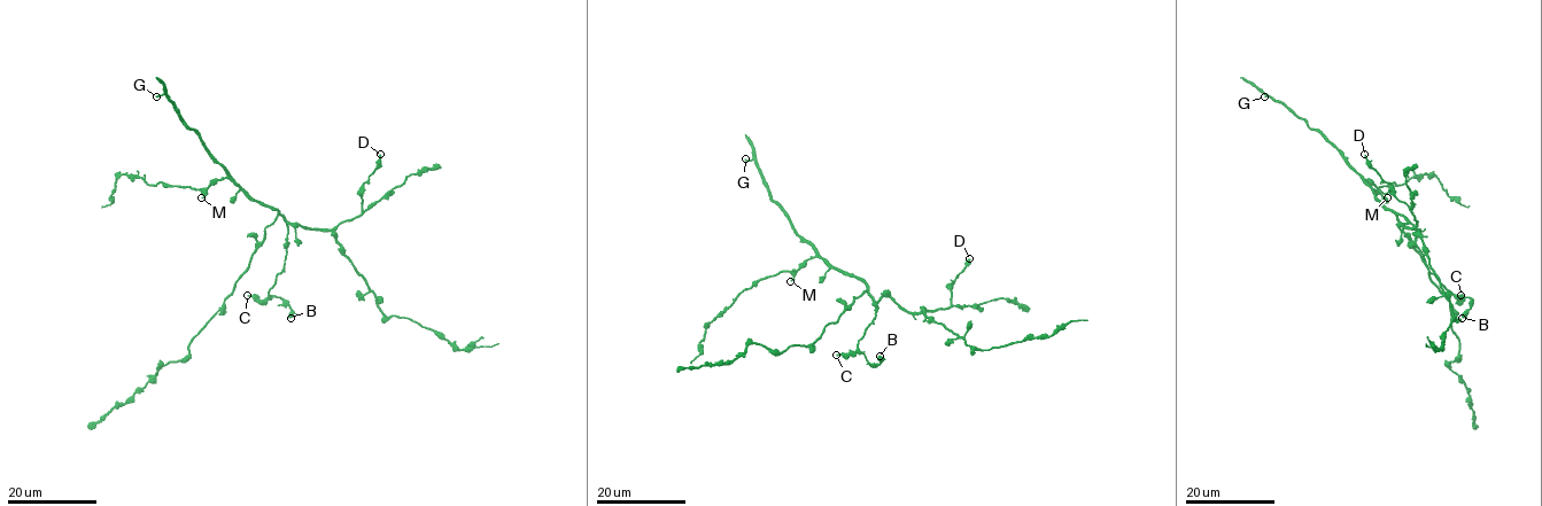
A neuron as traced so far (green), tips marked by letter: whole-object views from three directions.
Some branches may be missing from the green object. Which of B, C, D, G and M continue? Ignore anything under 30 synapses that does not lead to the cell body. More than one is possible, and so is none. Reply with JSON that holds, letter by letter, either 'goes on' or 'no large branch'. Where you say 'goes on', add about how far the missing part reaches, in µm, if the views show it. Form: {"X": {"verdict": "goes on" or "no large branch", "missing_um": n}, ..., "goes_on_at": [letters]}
{"B": {"verdict": "no large branch"}, "C": {"verdict": "no large branch"}, "D": {"verdict": "goes on", "missing_um": 25}, "G": {"verdict": "goes on", "missing_um": 25}, "M": {"verdict": "no large branch"}, "goes_on_at": ["D", "G"]}

